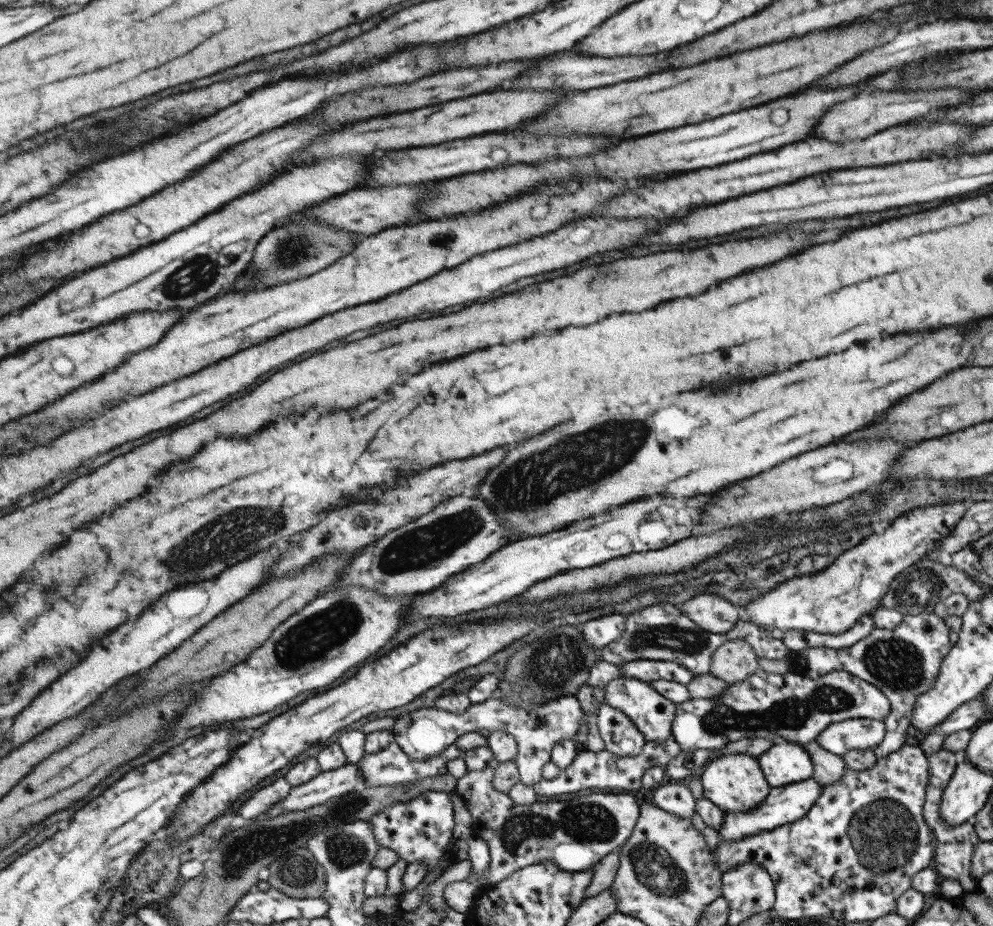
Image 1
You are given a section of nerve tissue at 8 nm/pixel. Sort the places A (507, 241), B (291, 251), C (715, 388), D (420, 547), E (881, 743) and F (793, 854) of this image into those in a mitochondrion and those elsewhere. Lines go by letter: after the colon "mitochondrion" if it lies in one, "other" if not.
A: other
B: mitochondrion
C: other
D: mitochondrion
E: other
F: other

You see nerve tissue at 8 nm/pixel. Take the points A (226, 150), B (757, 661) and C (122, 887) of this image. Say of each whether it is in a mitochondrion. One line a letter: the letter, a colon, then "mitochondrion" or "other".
A: other
B: other
C: other

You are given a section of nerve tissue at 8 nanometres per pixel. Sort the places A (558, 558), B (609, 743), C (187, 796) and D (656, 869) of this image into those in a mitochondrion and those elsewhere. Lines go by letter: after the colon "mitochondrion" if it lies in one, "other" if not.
A: other
B: other
C: other
D: mitochondrion

